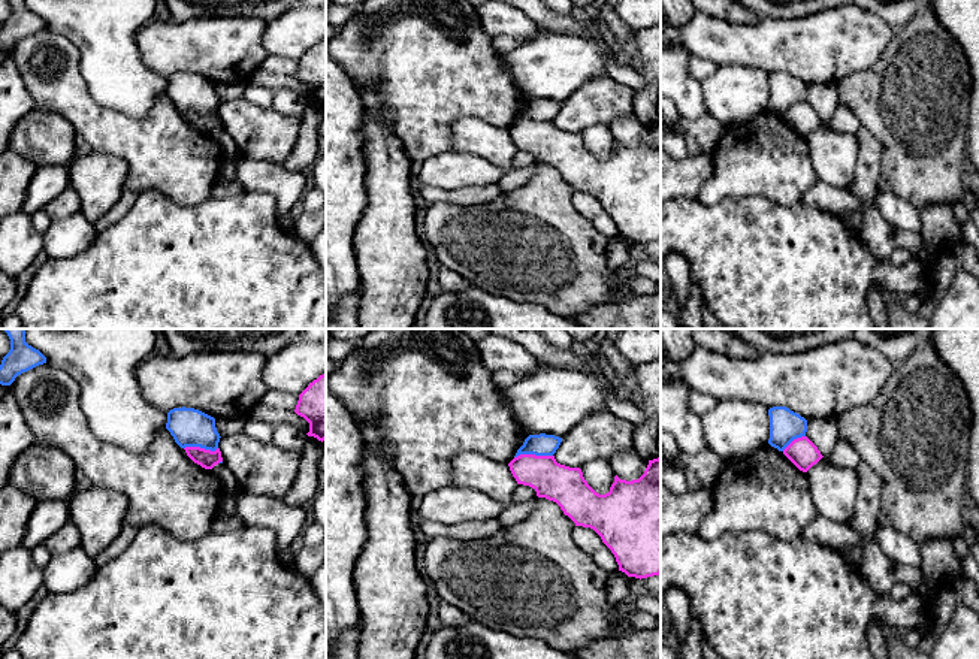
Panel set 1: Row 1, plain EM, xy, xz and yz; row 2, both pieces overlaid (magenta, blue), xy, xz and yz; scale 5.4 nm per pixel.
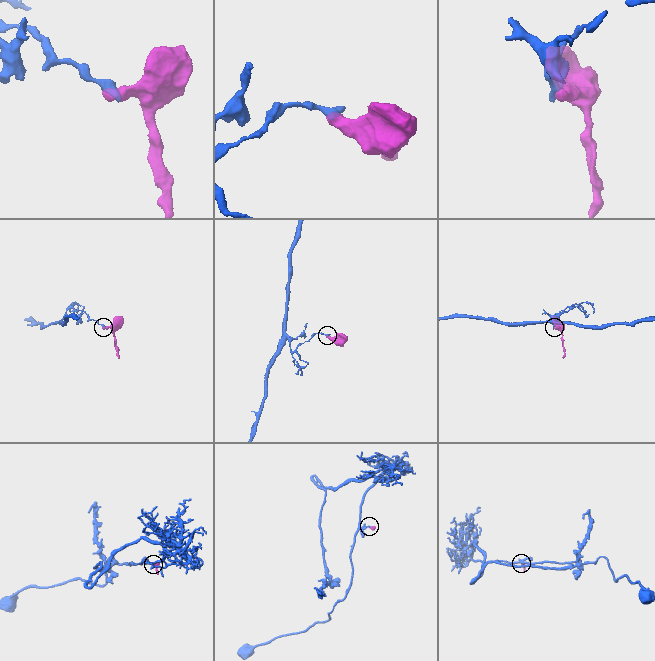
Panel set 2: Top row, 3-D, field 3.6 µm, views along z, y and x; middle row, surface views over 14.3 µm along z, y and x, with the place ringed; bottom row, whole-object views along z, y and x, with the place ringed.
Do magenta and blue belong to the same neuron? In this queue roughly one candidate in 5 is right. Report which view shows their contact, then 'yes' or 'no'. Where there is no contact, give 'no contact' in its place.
contact in xz; no

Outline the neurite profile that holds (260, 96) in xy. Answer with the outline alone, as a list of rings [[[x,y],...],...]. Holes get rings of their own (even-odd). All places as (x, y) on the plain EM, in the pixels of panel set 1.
[[[247,84],[242,99],[259,108],[271,109],[274,103],[274,90],[256,84]]]

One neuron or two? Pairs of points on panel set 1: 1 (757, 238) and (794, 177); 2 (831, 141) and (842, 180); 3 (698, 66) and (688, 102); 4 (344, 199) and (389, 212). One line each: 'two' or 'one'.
1: two
2: one
3: two
4: two

